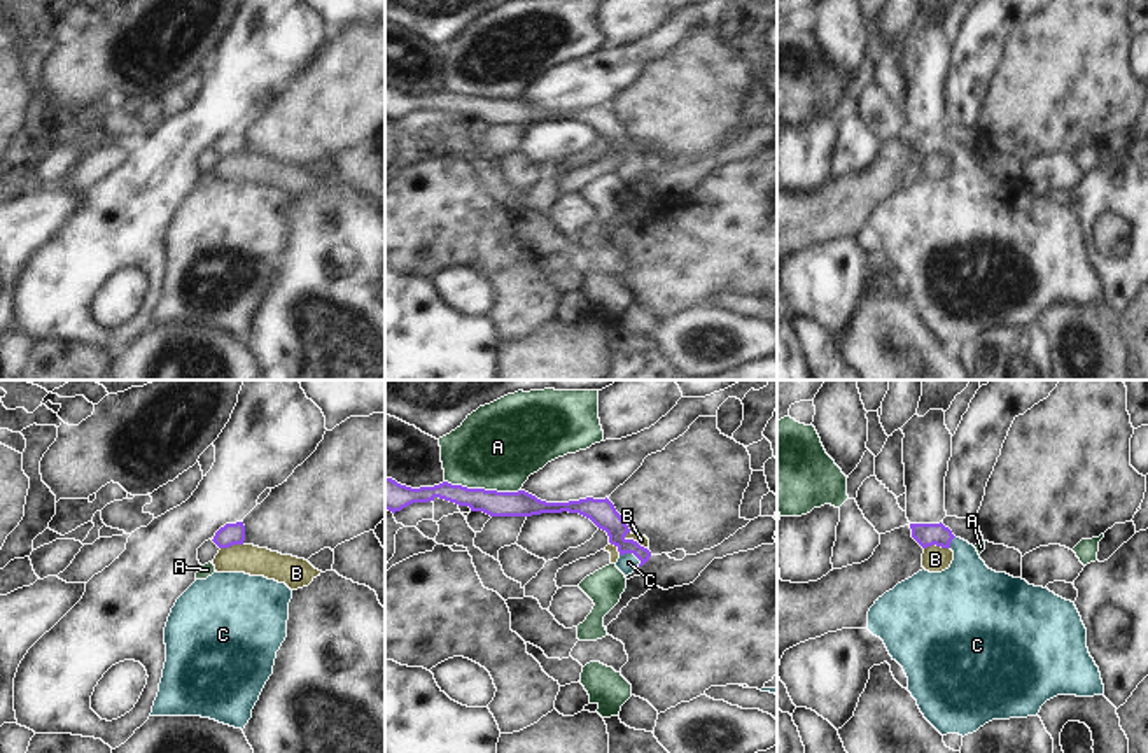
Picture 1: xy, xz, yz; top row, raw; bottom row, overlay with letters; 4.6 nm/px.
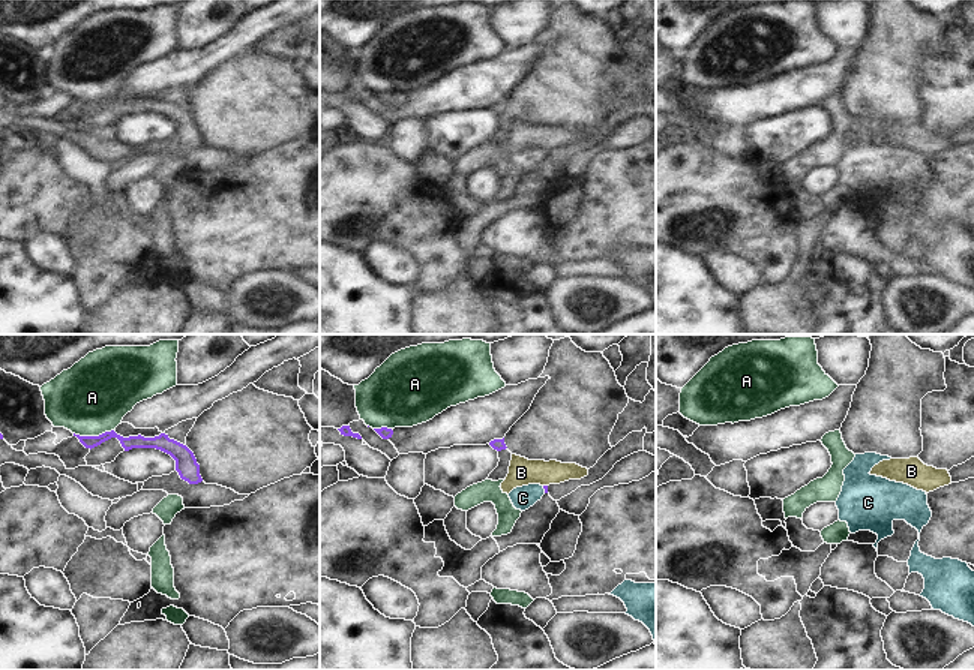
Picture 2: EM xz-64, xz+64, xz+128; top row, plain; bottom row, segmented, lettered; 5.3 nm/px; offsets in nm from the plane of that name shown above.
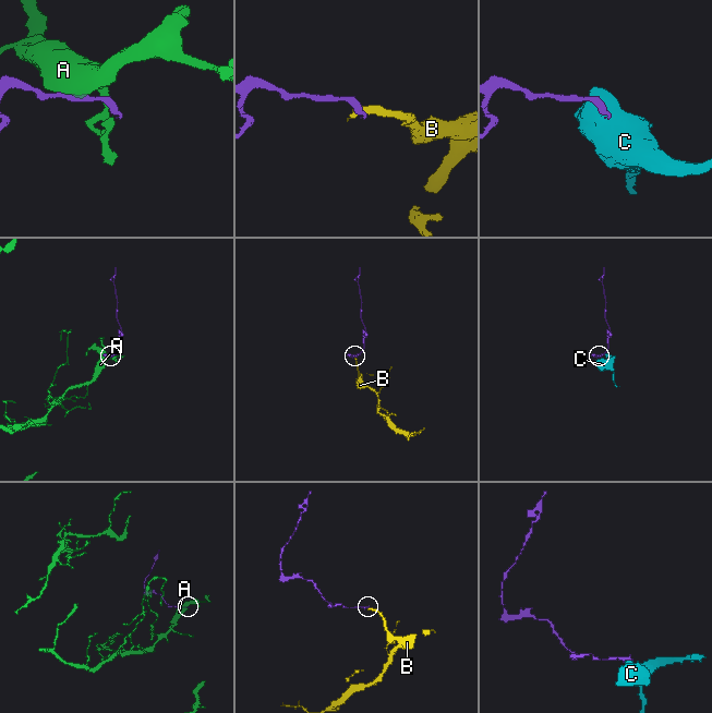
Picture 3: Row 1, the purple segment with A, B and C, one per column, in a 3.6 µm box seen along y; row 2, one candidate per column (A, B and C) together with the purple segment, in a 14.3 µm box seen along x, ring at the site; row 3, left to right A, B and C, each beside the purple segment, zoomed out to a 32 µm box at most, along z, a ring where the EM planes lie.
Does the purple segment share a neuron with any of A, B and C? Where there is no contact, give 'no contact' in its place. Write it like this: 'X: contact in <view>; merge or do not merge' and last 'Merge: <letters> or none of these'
A: contact in xz; do not merge
B: contact in xz; do not merge
C: contact in xz; merge
Merge: C

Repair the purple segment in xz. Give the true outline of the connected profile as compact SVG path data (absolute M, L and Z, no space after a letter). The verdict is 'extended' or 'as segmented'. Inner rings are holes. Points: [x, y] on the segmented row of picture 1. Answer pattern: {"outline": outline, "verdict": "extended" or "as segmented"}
{"outline": "M385 476L385 510L396 513L413 503L429 503L436 497L469 506L471 511L483 511L490 517L532 517L541 513L579 513L590 518L598 529L606 531L609 543L620 552L616 567L625 574L632 574L637 567L644 566L651 552L634 539L625 536L630 532L628 525L616 511L614 504L606 499L579 499L569 503L546 503L536 496L518 492L497 492L485 489L467 489L443 482L434 487L411 489Z", "verdict": "extended"}

